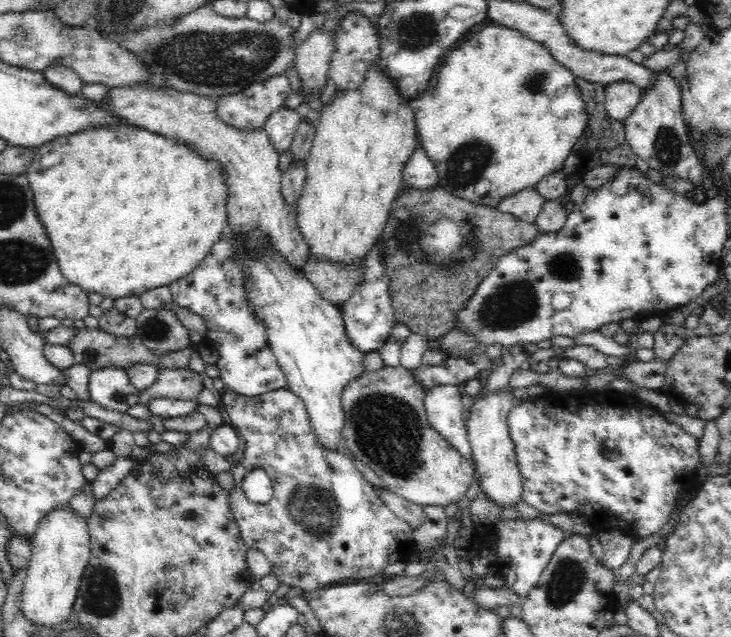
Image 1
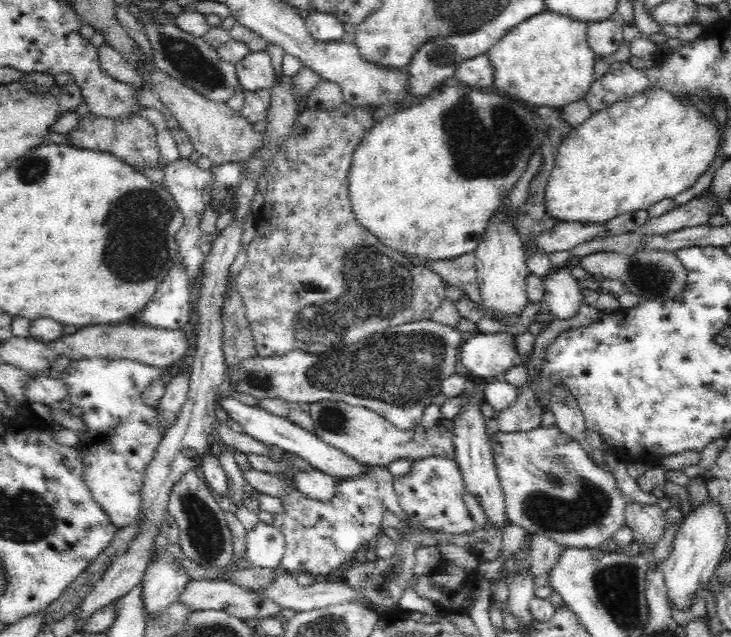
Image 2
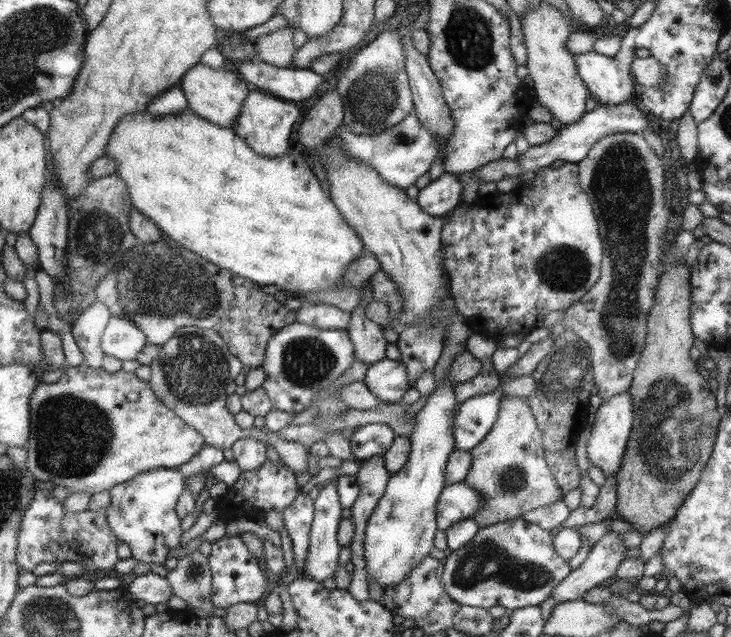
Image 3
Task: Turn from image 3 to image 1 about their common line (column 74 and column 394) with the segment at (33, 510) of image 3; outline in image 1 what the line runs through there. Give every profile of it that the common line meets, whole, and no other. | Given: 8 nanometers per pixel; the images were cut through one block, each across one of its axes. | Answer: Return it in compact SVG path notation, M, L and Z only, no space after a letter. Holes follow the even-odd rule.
M287 387L284 389L275 389L272 392L266 392L262 396L240 396L233 391L227 391L221 393L221 401L223 404L224 415L226 420L232 420L232 425L241 438L244 439L244 458L240 460L238 466L235 466L231 471L234 479L234 486L228 491L228 504L231 512L233 512L234 521L238 522L238 529L241 533L242 540L246 543L246 546L260 550L266 555L268 562L271 564L271 571L279 582L284 582L288 584L290 588L302 588L306 591L315 591L318 588L324 586L332 585L334 582L341 583L342 580L350 579L362 579L366 580L380 574L386 566L389 564L394 564L394 562L407 561L412 554L415 553L415 540L413 539L413 529L398 516L394 515L384 503L382 499L376 495L376 491L372 488L372 484L368 482L362 473L358 471L352 464L351 458L348 458L342 453L337 453L334 451L328 451L320 447L318 444L318 437L314 435L314 429L312 429L312 424L310 423L310 415L306 411L306 406L302 399L294 395ZM255 468L261 468L269 476L272 483L273 495L268 501L268 504L254 504L250 503L244 493L242 492L242 487L240 484L242 478L248 474L251 470Z

